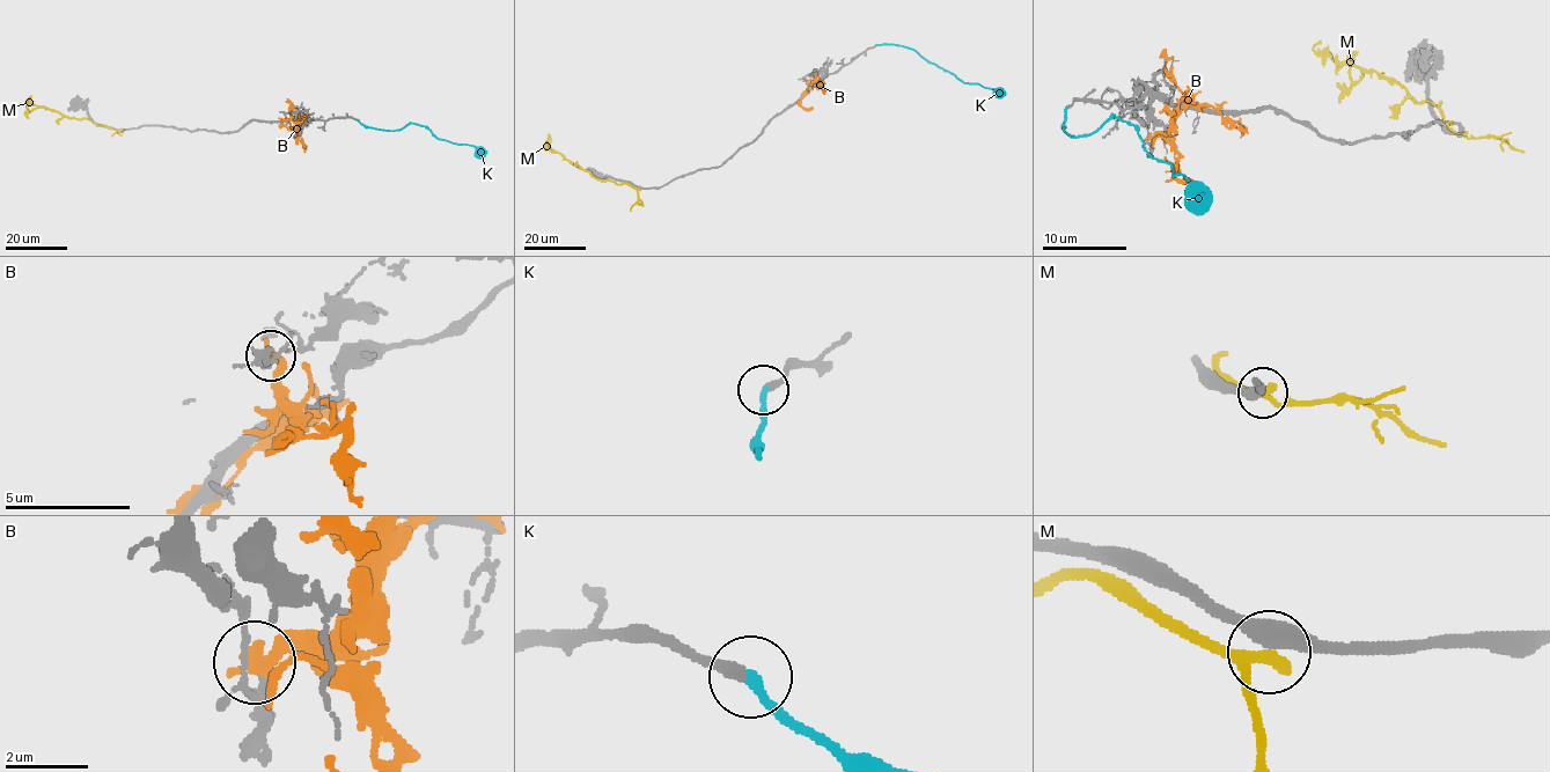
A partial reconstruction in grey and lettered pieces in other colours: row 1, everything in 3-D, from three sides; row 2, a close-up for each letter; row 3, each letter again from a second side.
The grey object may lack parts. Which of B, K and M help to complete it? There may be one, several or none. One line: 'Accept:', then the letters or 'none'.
Accept: K

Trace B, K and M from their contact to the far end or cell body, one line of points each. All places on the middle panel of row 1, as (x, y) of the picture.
B: (814, 75), (815, 82), (800, 104), (812, 107)
K: (876, 44), (912, 49), (964, 82), (1000, 89), (1003, 94)
M: (639, 189), (595, 178), (555, 152), (549, 137)

